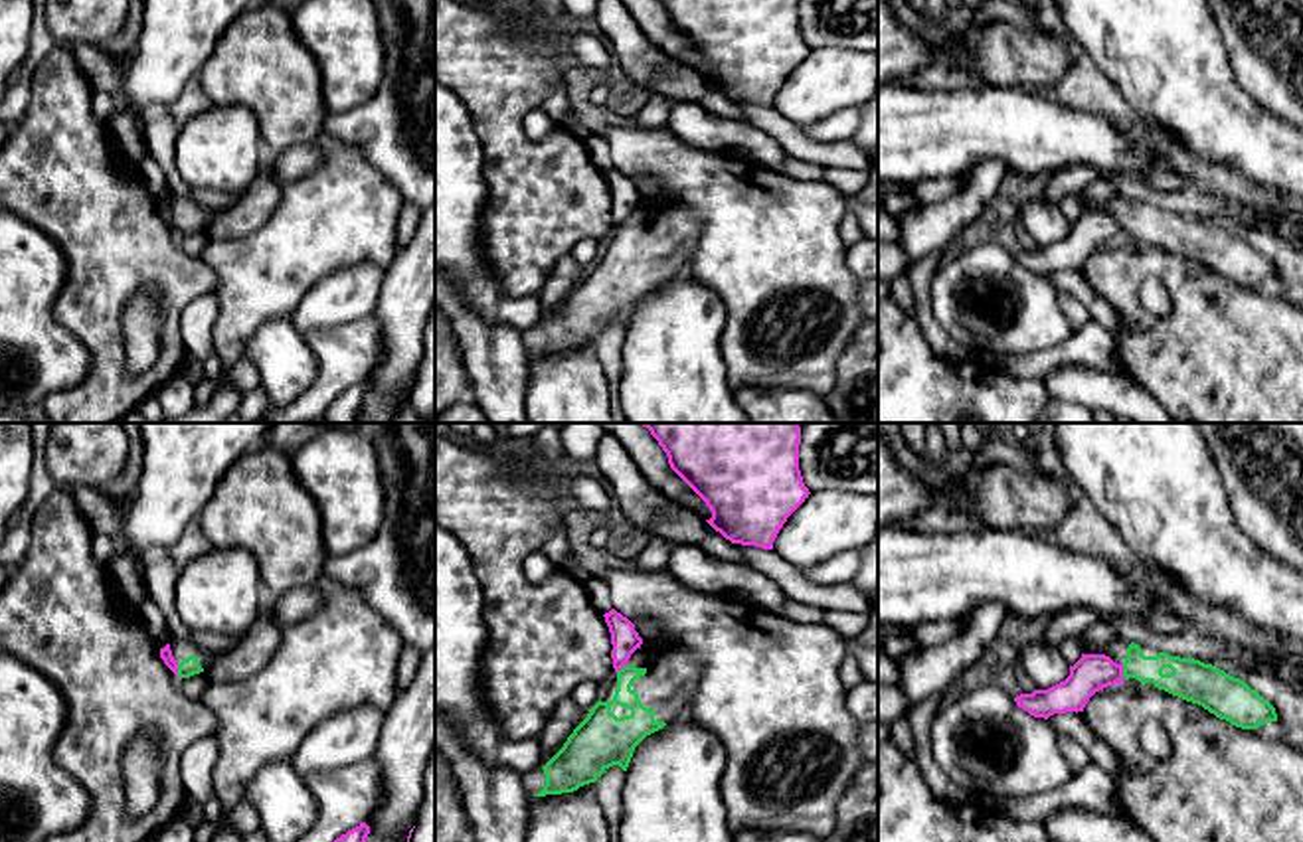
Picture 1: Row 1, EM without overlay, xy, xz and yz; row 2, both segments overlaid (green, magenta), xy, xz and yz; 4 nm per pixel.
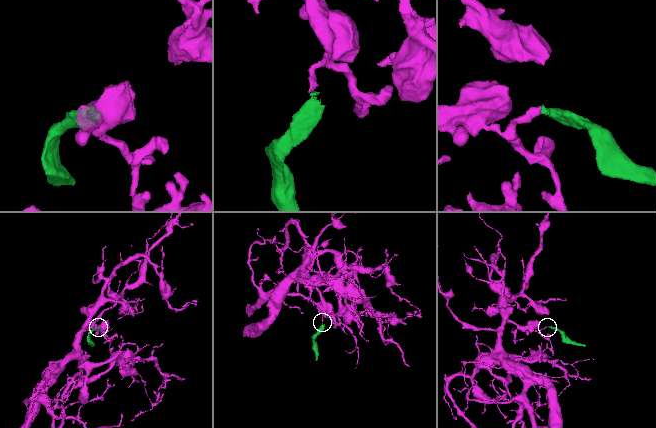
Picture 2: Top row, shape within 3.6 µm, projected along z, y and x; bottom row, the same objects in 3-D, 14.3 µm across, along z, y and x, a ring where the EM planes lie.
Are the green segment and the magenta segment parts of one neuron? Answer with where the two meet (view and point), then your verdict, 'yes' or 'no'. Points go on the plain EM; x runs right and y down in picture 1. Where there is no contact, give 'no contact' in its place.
xy (178, 228) | no

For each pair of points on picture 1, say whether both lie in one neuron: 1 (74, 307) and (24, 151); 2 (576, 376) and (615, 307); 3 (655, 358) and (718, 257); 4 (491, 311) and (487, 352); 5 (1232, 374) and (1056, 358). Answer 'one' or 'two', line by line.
1: one
2: two
3: two
4: two
5: two

